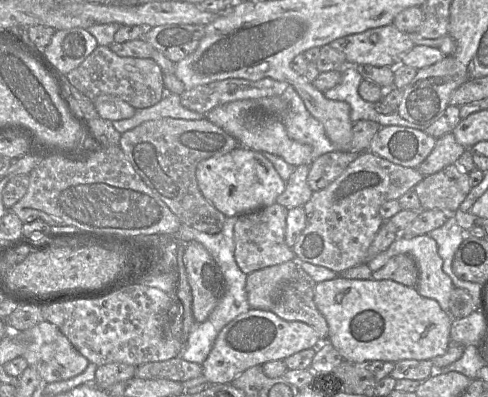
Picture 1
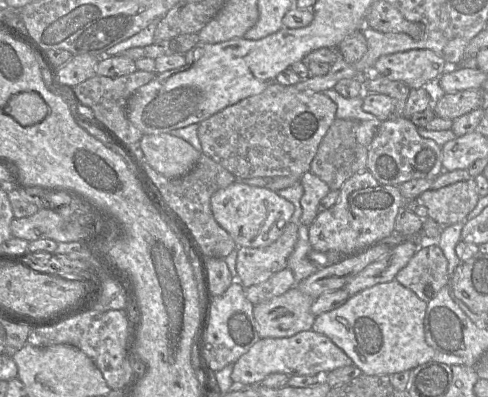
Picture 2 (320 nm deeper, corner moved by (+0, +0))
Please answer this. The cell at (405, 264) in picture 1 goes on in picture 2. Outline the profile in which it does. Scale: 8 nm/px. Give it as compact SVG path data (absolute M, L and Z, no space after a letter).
M436 243L421 245L395 280L428 303L448 284L448 261Z

